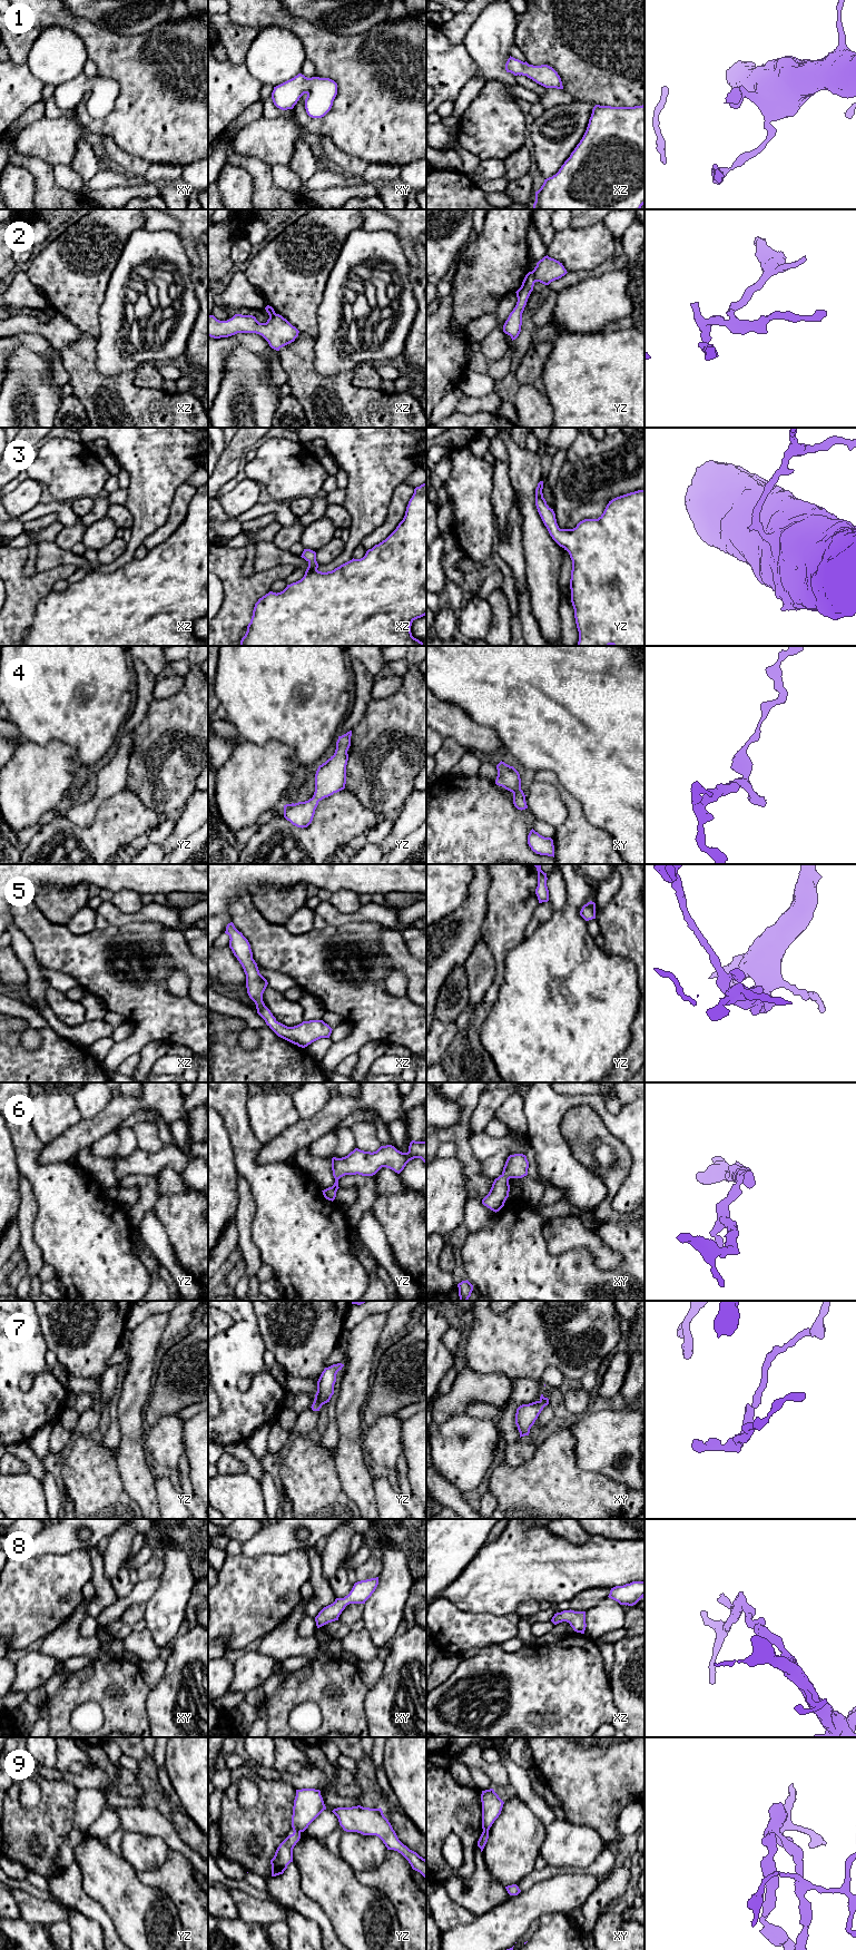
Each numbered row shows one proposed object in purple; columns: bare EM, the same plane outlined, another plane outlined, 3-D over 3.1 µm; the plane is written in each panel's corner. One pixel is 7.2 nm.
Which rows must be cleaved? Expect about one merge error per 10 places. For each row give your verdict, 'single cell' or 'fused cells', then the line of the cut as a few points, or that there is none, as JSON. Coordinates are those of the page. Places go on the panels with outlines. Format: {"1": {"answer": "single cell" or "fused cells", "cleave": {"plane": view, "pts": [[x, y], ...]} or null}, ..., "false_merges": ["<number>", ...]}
{"1": {"answer": "single cell", "cleave": null}, "2": {"answer": "fused cells", "cleave": {"plane": "yz", "pts": [[531, 272], [535, 281]]}}, "3": {"answer": "single cell", "cleave": null}, "4": {"answer": "single cell", "cleave": null}, "5": {"answer": "single cell", "cleave": null}, "6": {"answer": "single cell", "cleave": null}, "7": {"answer": "single cell", "cleave": null}, "8": {"answer": "single cell", "cleave": null}, "9": {"answer": "fused cells", "cleave": {"plane": "yz", "pts": [[294, 1830], [299, 1832]]}}, "false_merges": ["2", "9"]}

